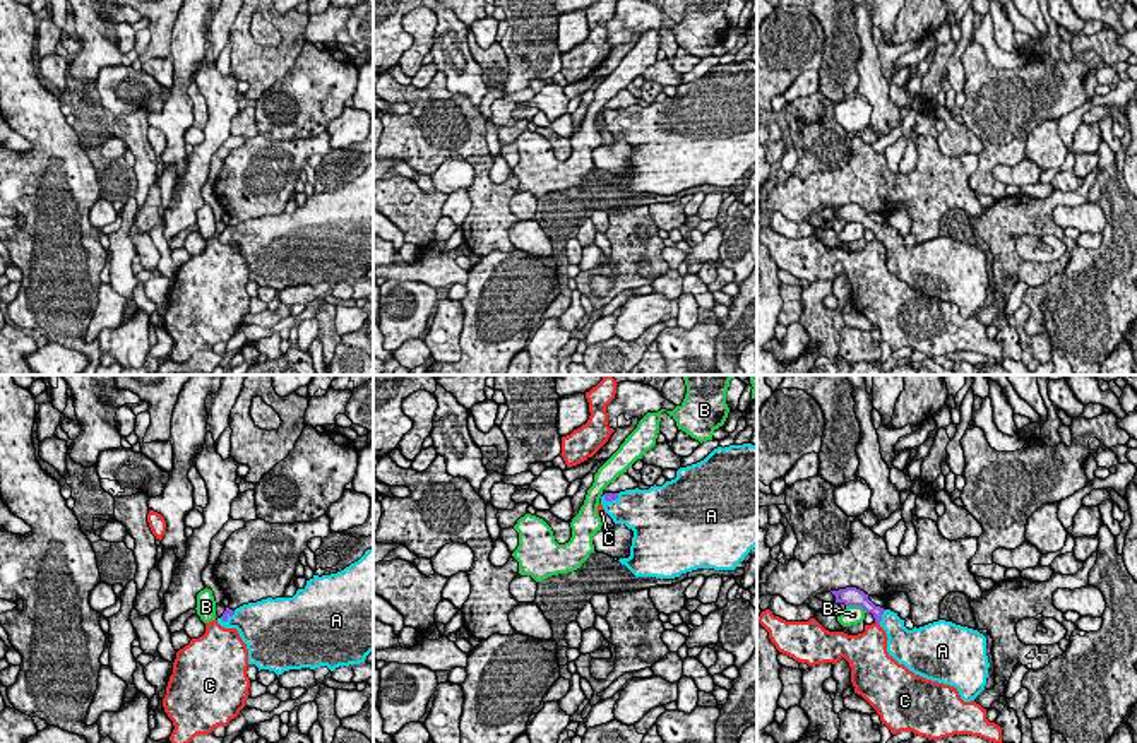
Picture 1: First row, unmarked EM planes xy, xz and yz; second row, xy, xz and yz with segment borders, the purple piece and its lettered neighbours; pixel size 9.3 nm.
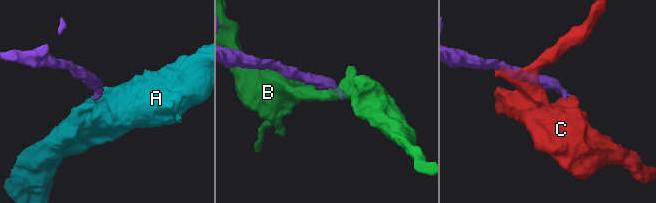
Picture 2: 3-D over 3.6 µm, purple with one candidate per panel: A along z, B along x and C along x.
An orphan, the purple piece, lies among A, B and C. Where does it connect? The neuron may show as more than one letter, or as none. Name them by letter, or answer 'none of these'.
A

